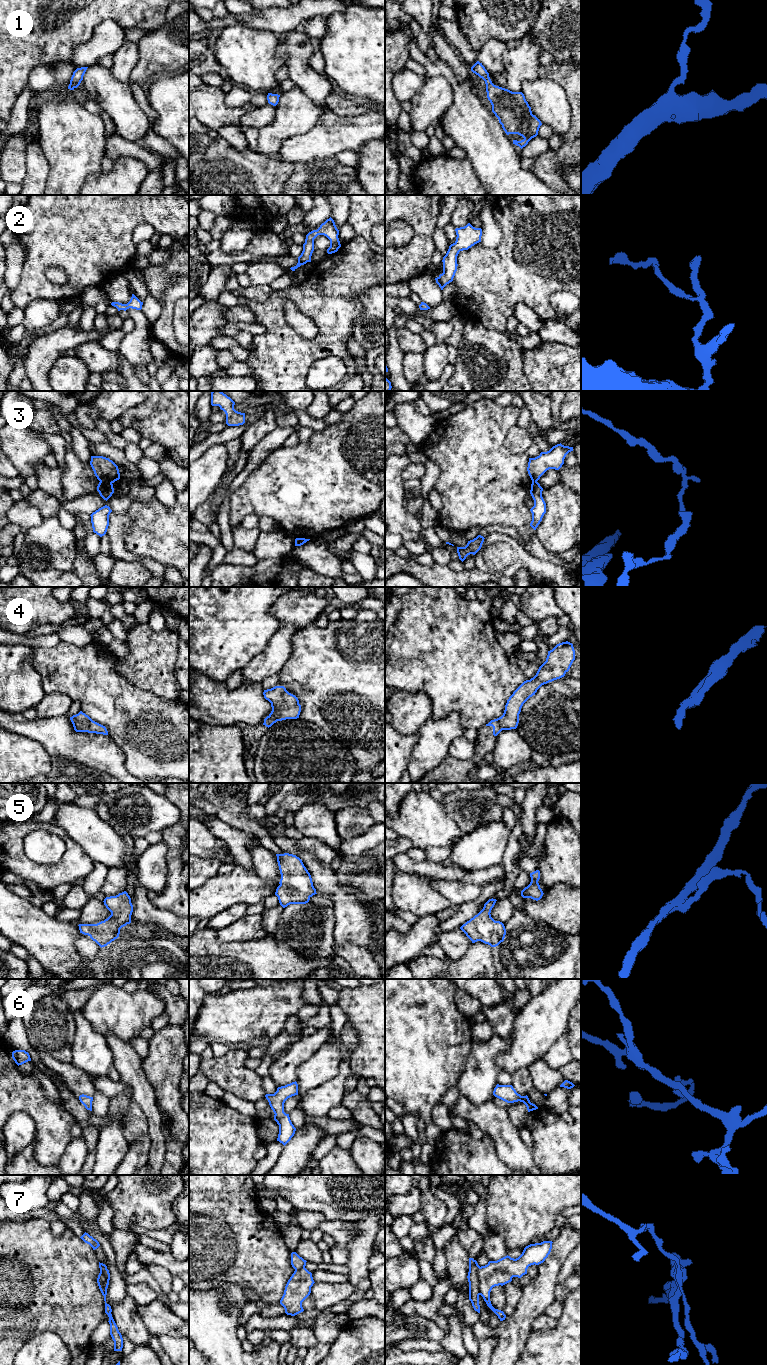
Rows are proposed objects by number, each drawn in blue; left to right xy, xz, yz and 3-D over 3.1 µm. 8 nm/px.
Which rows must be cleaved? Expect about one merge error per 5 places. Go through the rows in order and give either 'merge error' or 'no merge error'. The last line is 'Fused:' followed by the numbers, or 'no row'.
1: no merge error
2: no merge error
3: merge error
4: no merge error
5: no merge error
6: no merge error
7: merge error
Fused: 3, 7

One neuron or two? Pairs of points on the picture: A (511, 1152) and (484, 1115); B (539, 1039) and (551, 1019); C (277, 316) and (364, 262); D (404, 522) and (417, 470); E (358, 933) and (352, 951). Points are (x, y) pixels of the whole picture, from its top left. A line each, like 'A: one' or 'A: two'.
A: one
B: one
C: one
D: two
E: two

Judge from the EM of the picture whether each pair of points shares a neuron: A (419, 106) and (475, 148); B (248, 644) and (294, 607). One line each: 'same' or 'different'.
A: different
B: different

